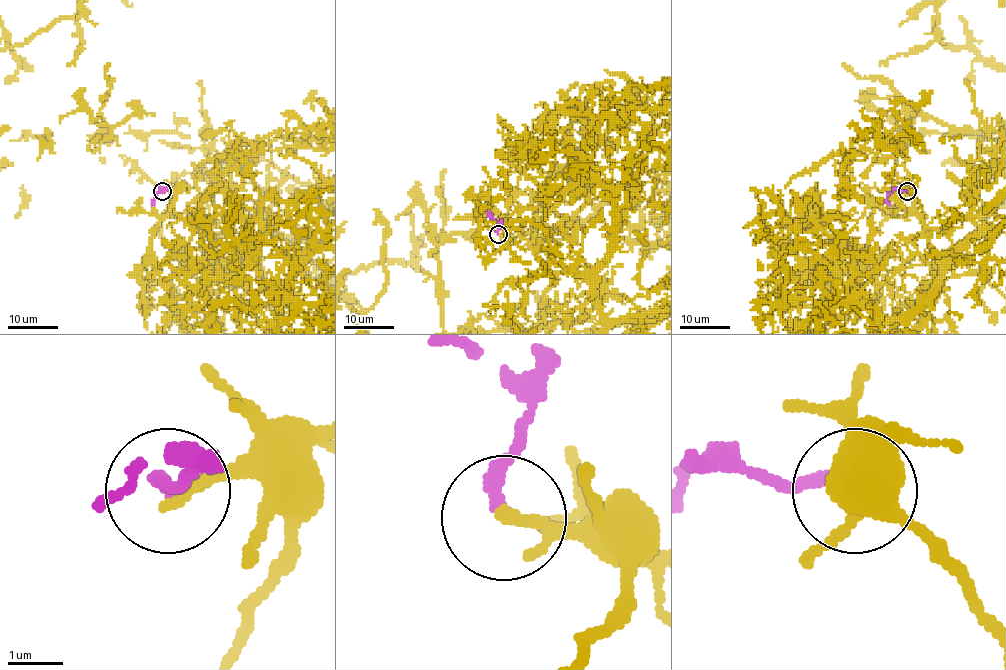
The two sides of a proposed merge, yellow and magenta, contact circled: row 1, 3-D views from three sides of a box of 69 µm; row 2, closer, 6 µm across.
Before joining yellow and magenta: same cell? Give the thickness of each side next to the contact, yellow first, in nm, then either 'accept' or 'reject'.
160/240 nm | reject

